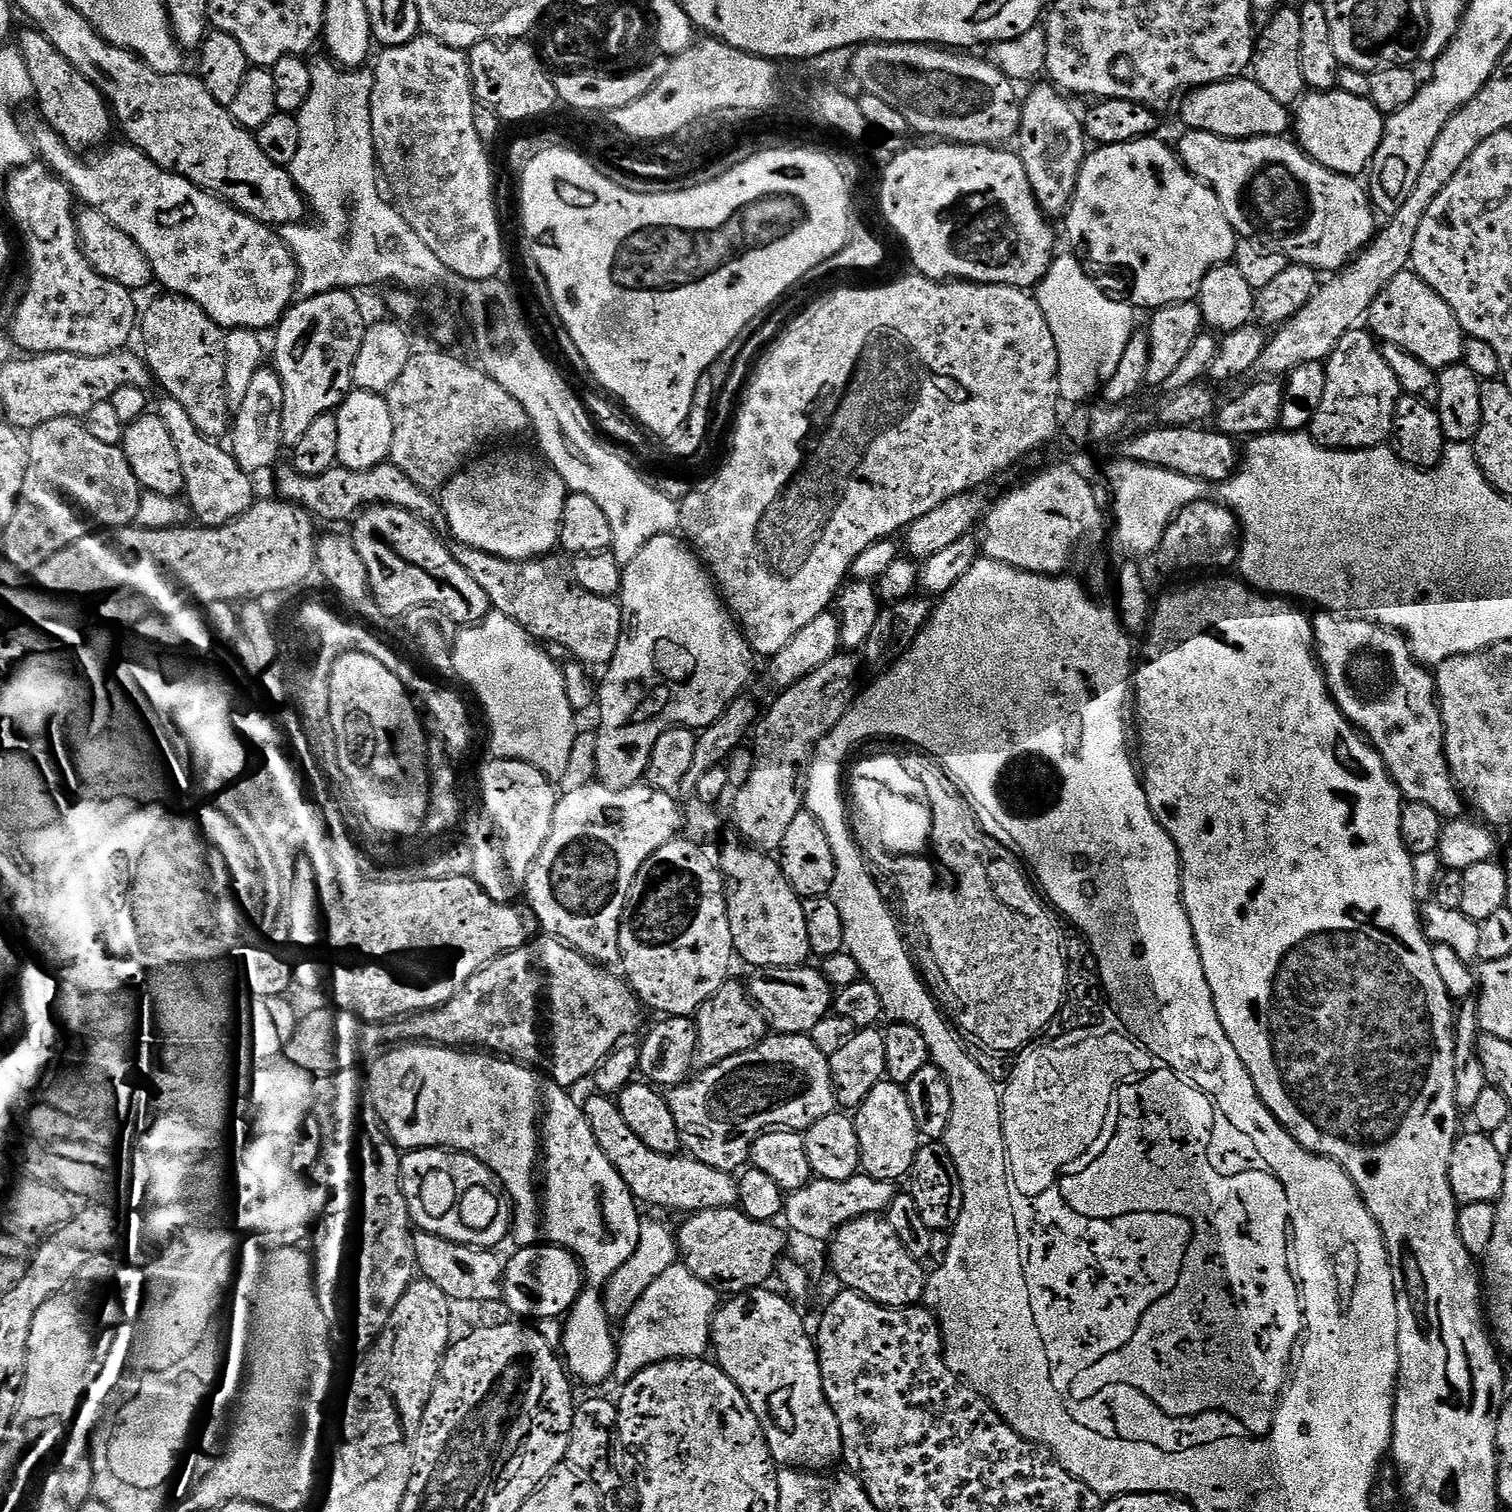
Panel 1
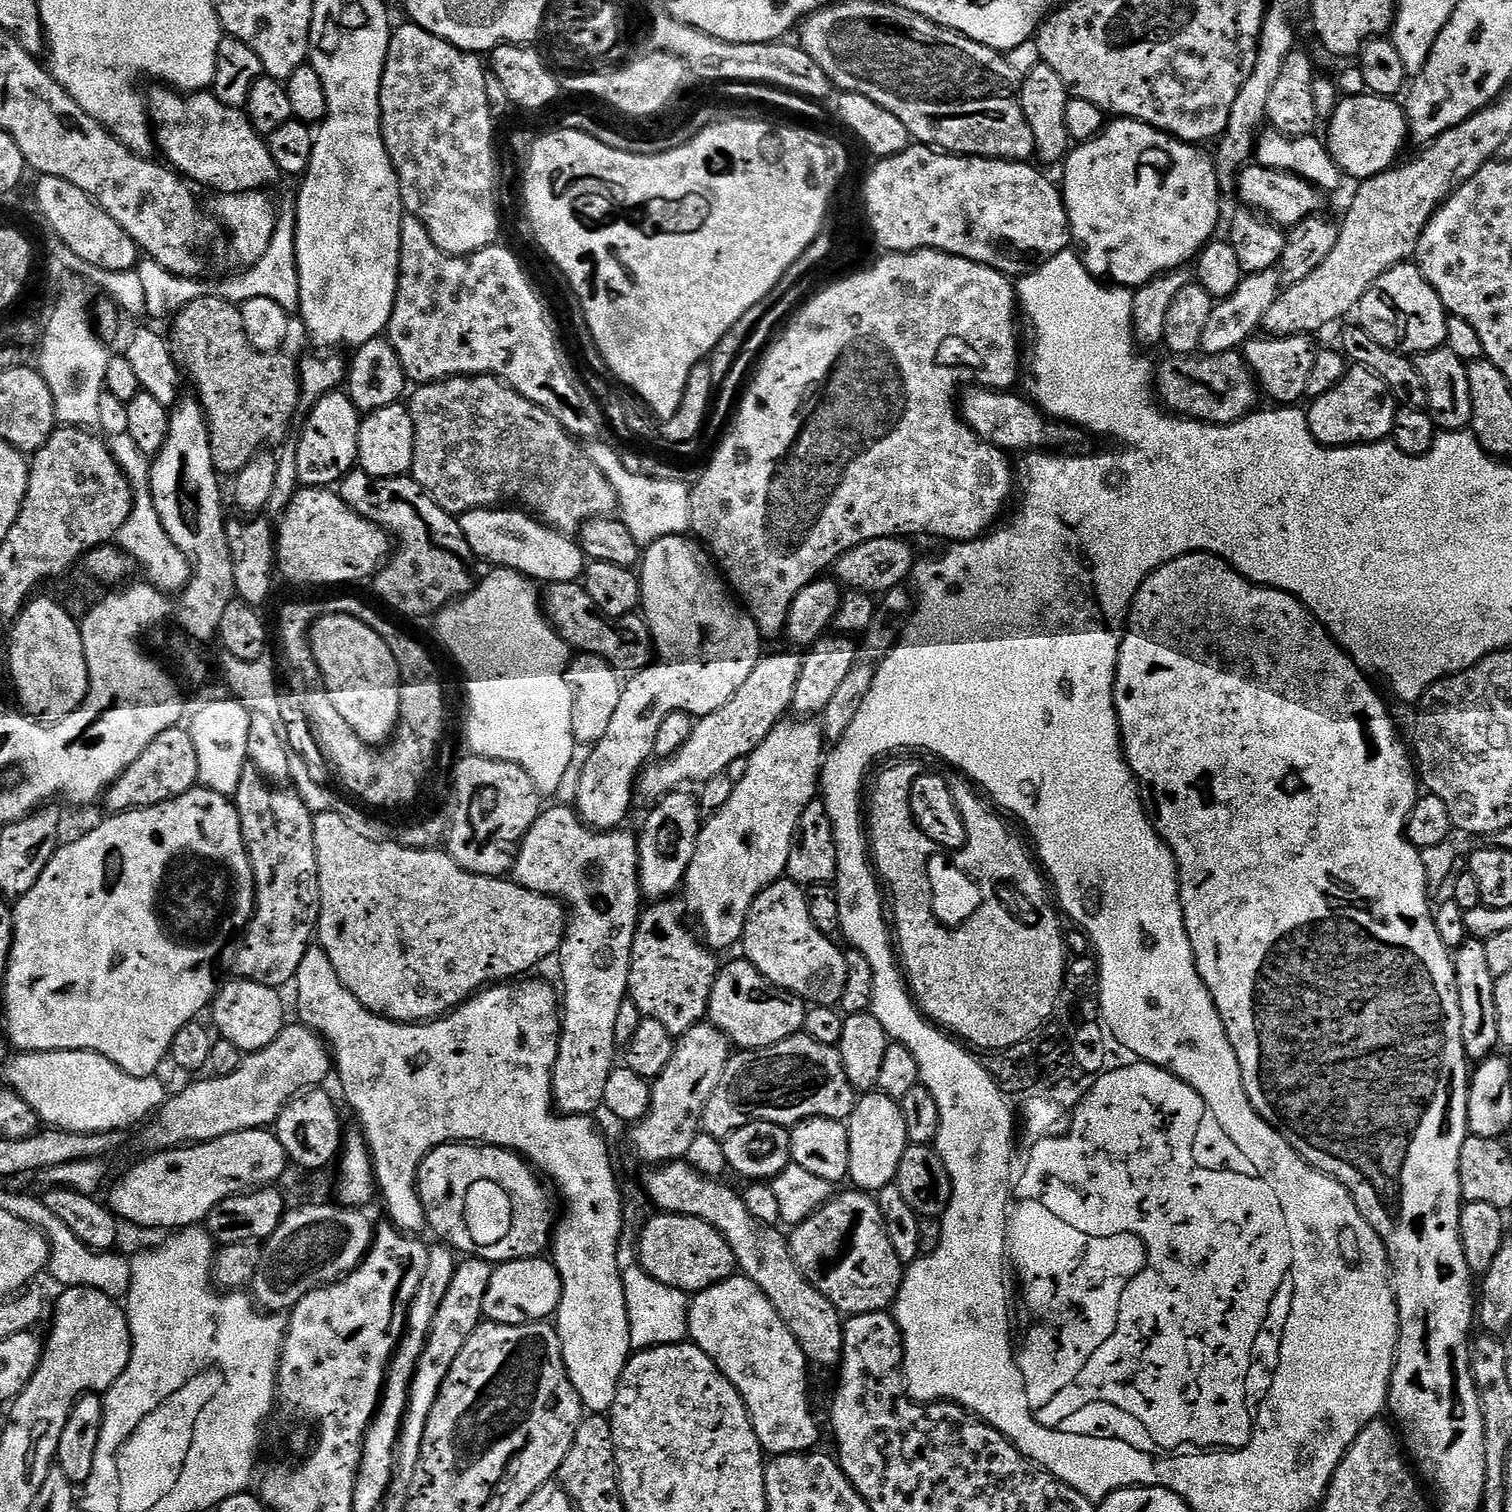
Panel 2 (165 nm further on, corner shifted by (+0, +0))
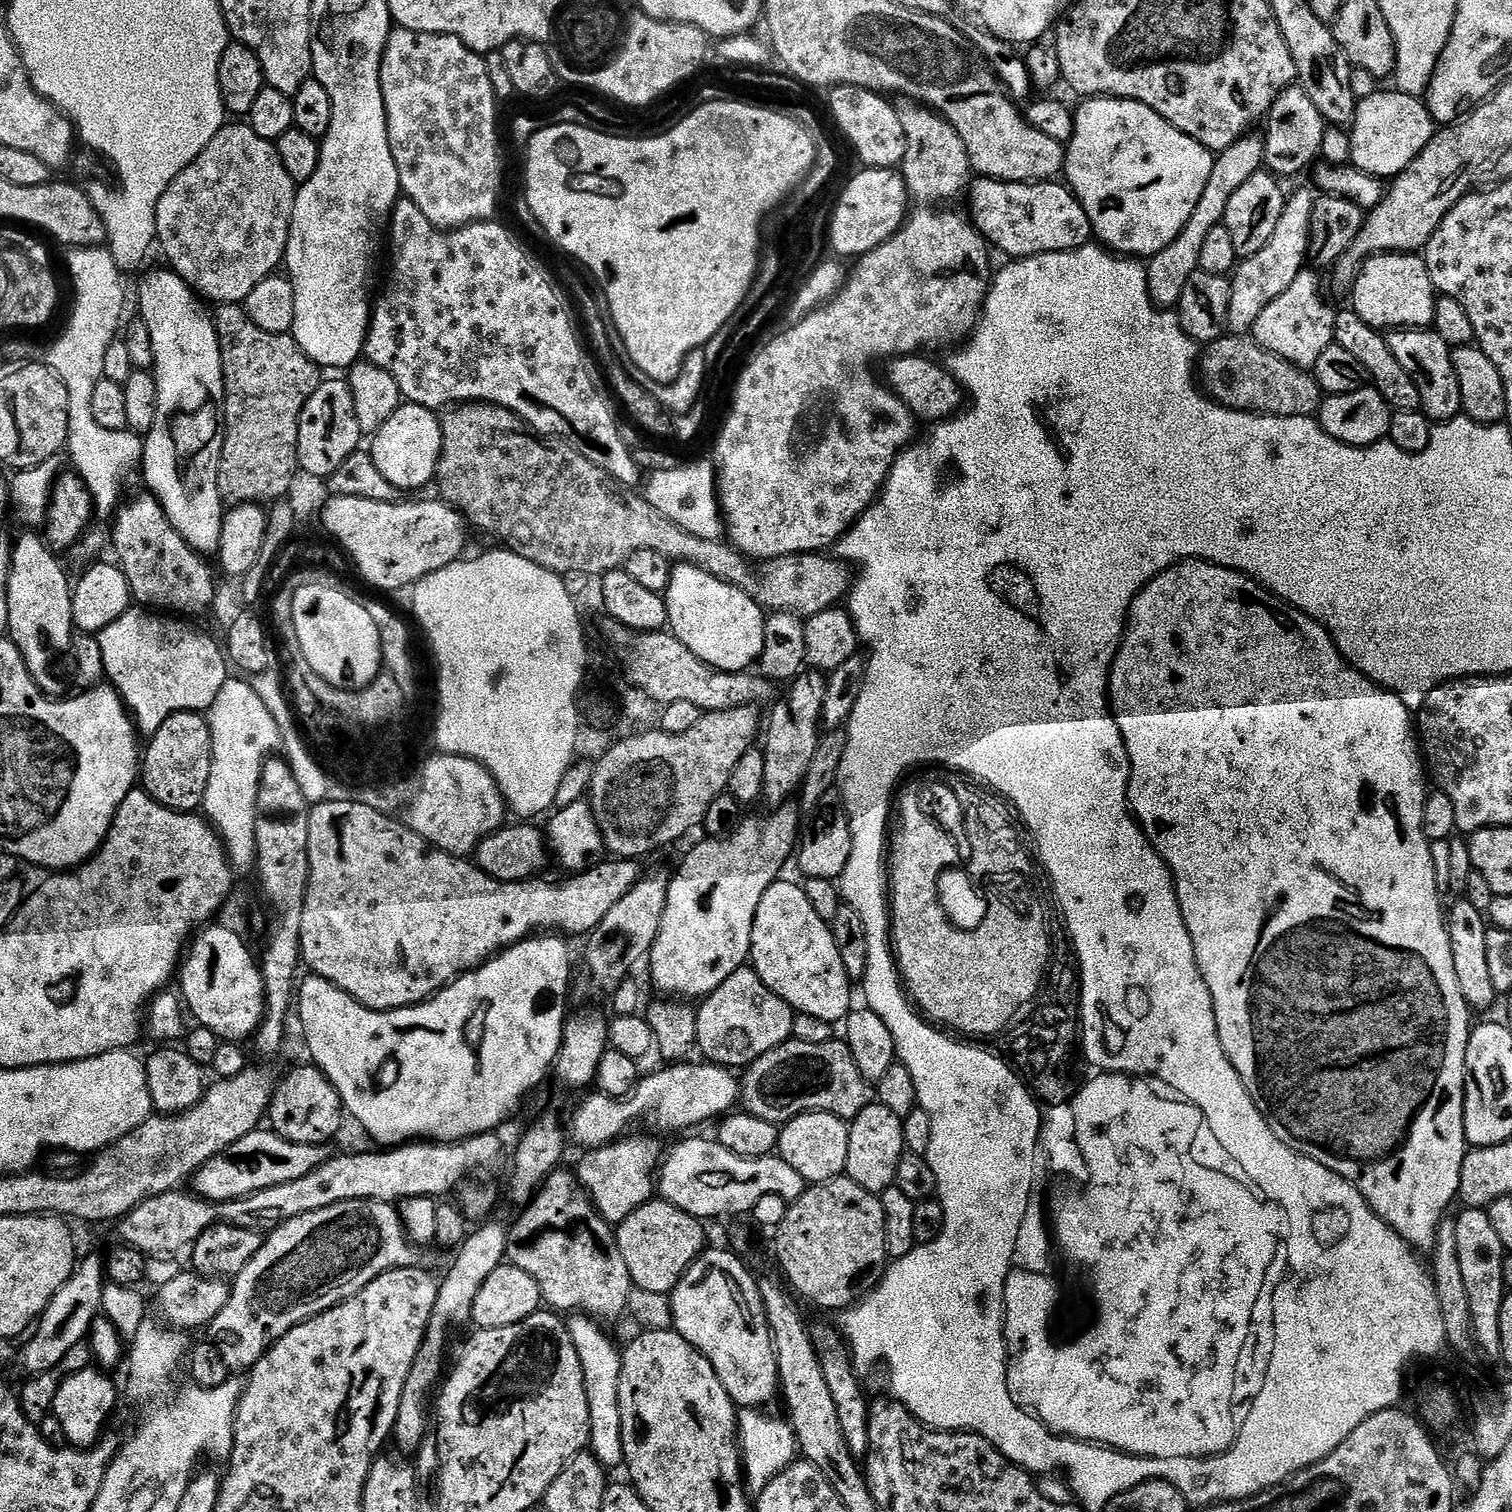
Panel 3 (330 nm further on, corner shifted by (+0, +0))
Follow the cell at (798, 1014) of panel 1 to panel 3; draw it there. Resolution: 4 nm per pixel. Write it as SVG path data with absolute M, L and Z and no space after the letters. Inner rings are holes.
M751 967L730 974L718 990L703 997L701 1004L704 1005L696 1008L696 1048L705 1061L729 1070L743 1070L762 1058L762 1054L793 1039L792 1007L770 991Z

